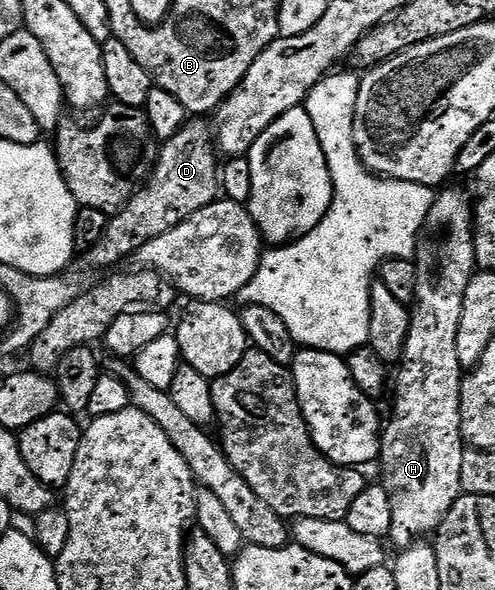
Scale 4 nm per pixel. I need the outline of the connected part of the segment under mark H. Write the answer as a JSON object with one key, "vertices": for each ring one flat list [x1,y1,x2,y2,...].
{"vertices":[[446,187,446,192,438,191,436,193,431,210,427,214,427,218,421,227,421,235,417,238,417,251,415,253,415,263,417,266,417,299,411,305,411,315,409,317,409,334,405,339,405,350,401,354,399,367,401,369,395,372,395,388,397,384,397,397,393,400,393,417,388,417,387,423,384,425,381,433,381,455,379,457,379,465,381,464,381,472,383,483,387,494,391,498,391,530,388,534,388,539,393,540,394,549,400,550,408,548,411,544,416,544,428,534,436,533,437,527,443,522,443,518,451,510,453,503,457,501,457,497,462,495,461,483,459,482,459,474,463,471,463,454,467,451,465,436,461,432,461,382,463,379,463,369,459,362,459,318,463,318,463,298,467,286,471,286,471,278,478,271,479,265,477,255,475,254,475,246,473,245,473,237,475,235,475,204,469,196,461,188]]}

